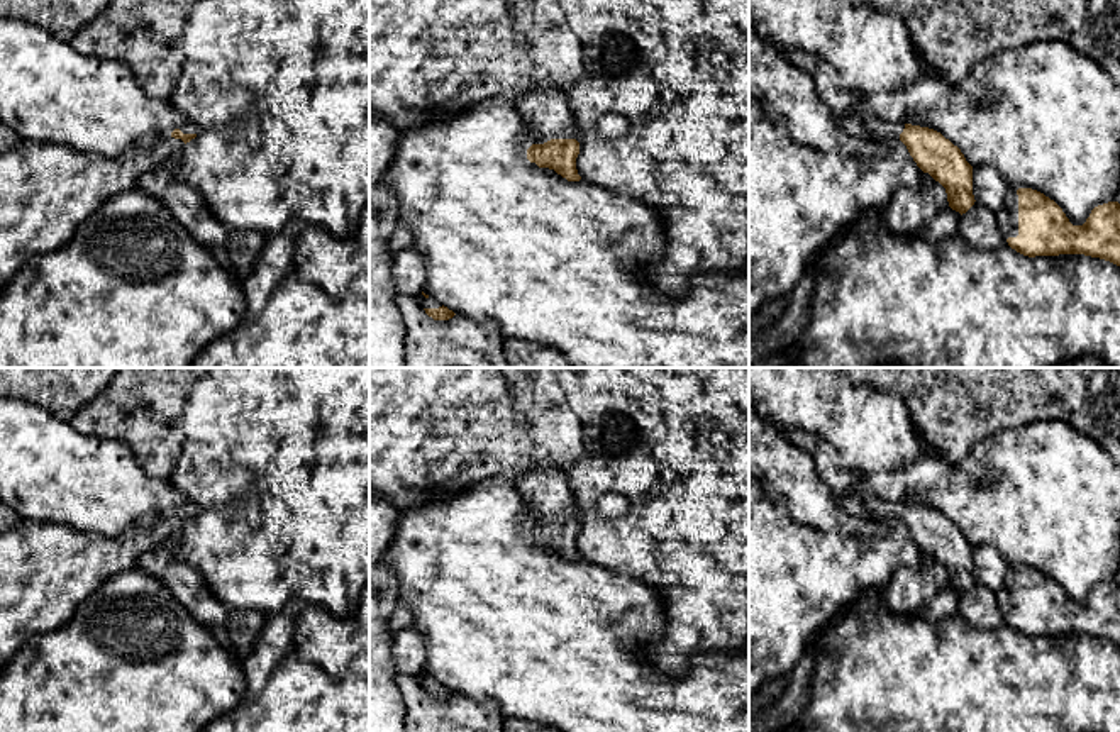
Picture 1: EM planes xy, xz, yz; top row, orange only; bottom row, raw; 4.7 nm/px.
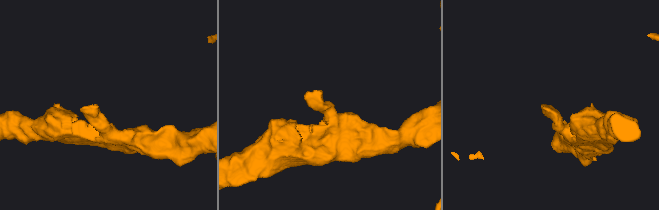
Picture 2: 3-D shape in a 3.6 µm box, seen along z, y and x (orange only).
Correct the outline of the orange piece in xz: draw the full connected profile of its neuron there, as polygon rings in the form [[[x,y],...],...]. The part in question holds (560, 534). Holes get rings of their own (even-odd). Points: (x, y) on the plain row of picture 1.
[[[541,466],[520,474],[515,486],[537,520],[527,529],[527,539],[539,547],[554,549],[568,561],[579,561],[578,502],[564,471]]]

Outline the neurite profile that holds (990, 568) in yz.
[[[990,546],[973,547],[973,574],[984,588],[998,593],[1010,566],[1005,557]]]

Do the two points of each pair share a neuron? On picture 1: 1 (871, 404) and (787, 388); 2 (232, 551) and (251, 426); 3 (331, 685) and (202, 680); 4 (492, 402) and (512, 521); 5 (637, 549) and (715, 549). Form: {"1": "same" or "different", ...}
{"1": "same", "2": "same", "3": "different", "4": "different", "5": "same"}

